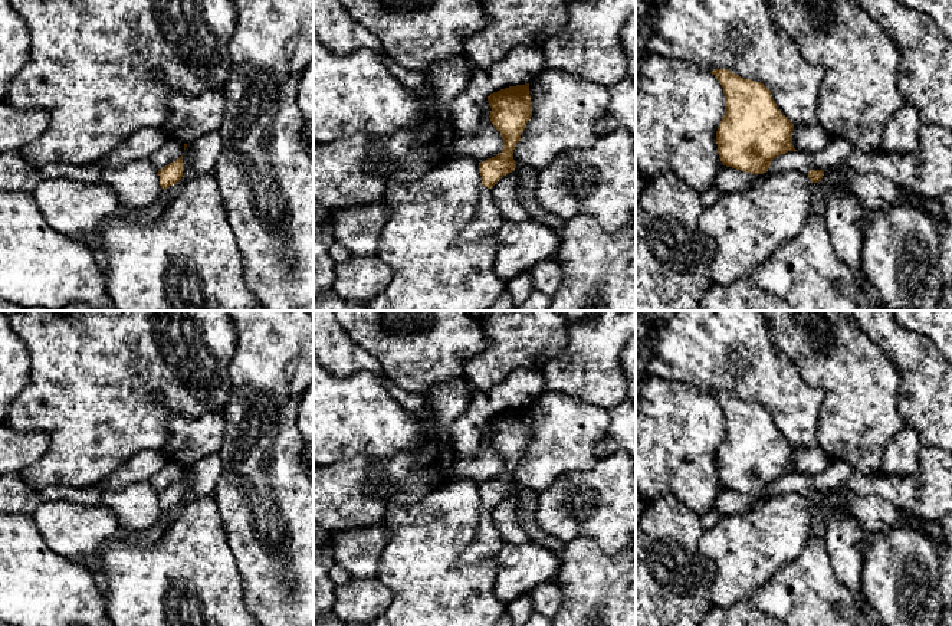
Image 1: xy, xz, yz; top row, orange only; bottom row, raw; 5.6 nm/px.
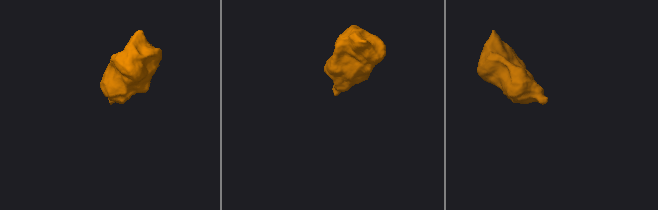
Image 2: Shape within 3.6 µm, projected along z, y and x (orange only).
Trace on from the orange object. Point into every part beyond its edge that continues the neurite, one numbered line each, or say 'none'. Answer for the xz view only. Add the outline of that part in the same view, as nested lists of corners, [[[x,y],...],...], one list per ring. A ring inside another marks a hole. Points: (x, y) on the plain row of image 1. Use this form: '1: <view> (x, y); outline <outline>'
1: xz (488, 541); outline [[[482,508],[475,541],[463,551],[466,564],[479,564],[486,558],[496,557],[505,545],[498,528],[493,525],[490,511]]]

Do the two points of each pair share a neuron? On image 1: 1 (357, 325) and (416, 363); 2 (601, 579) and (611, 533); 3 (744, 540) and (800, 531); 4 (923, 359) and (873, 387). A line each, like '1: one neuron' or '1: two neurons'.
1: one neuron
2: two neurons
3: one neuron
4: two neurons

